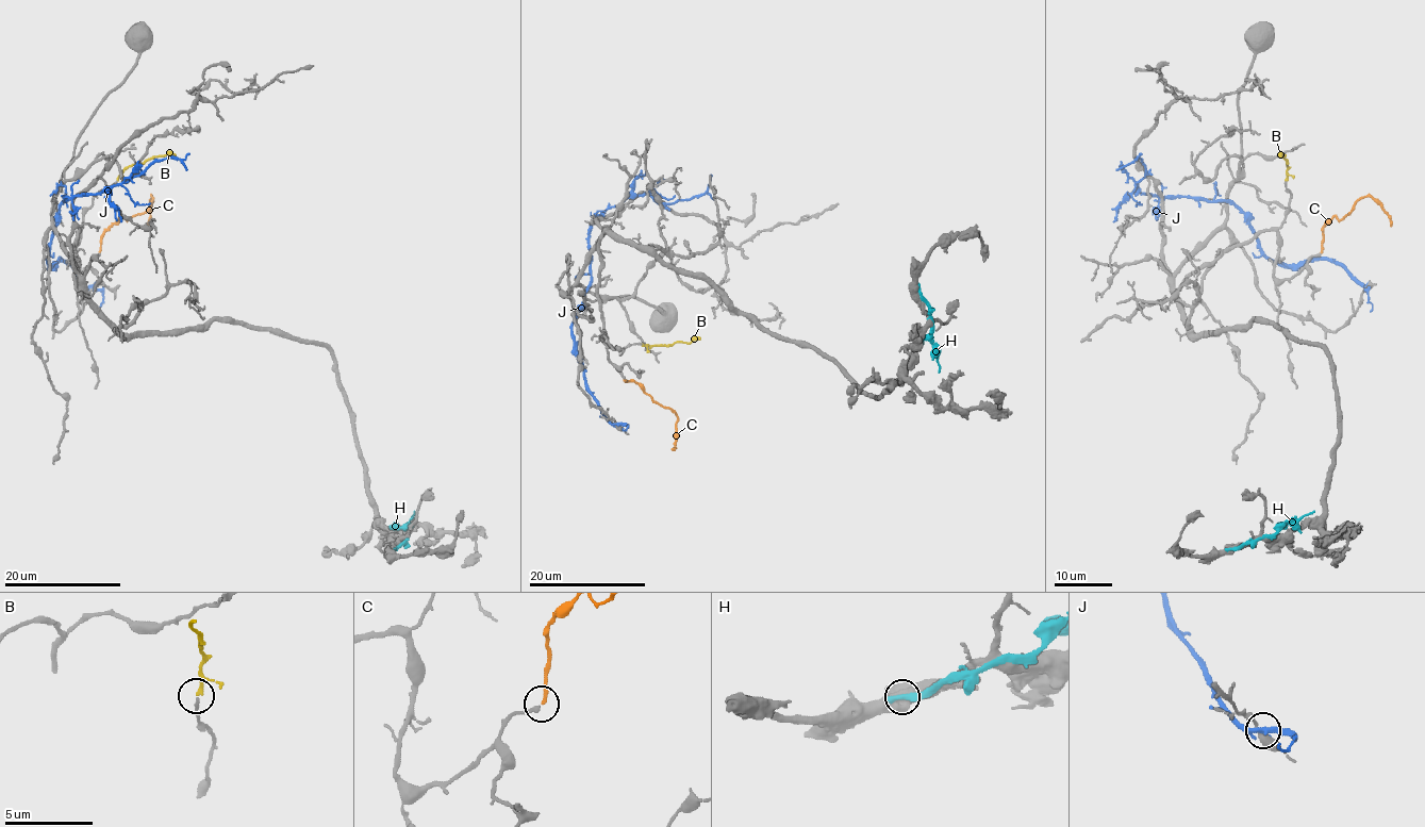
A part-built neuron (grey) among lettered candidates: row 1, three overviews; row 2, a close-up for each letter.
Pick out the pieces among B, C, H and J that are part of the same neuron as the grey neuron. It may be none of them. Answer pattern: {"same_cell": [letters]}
{"same_cell": ["B", "C"]}

